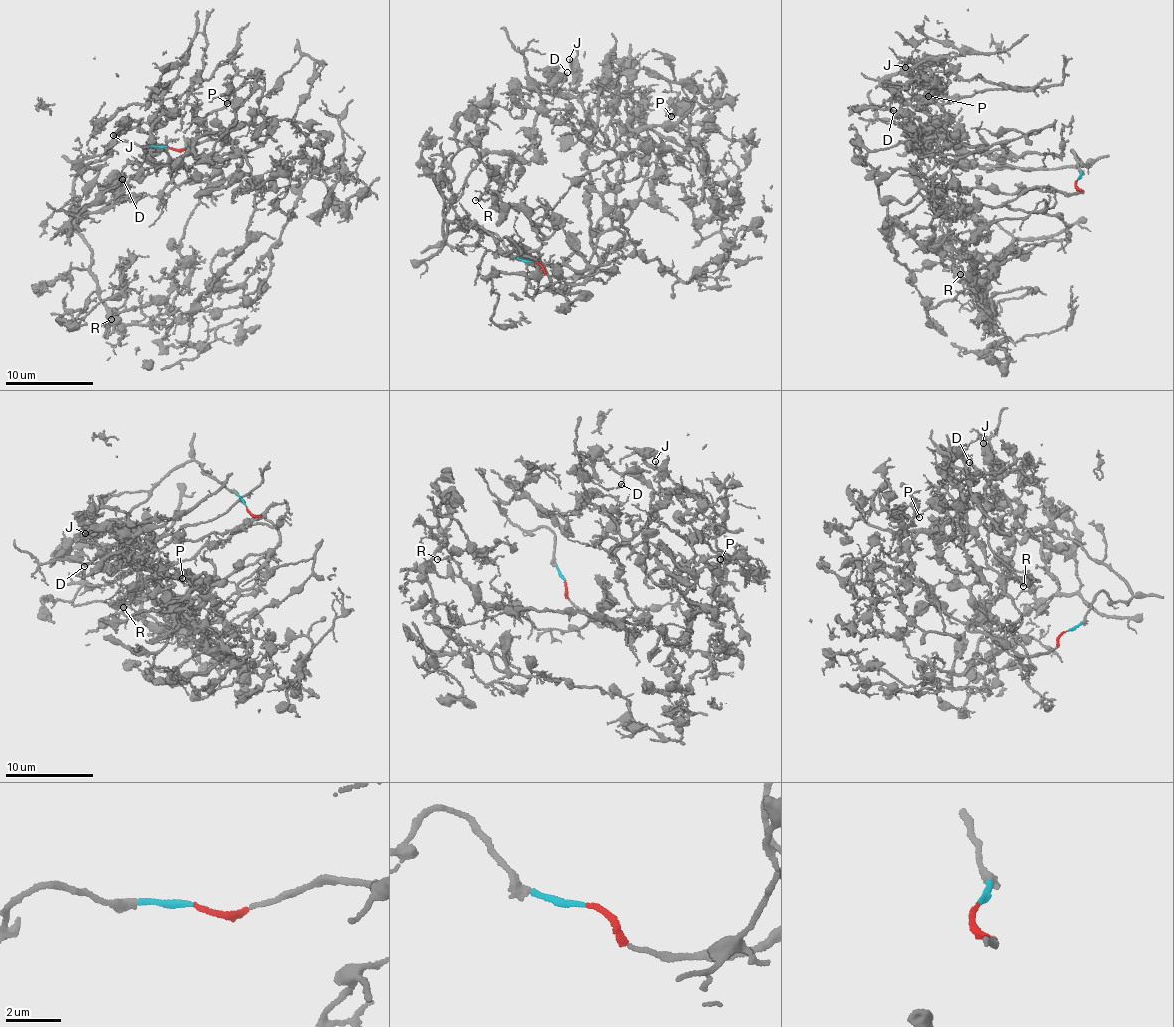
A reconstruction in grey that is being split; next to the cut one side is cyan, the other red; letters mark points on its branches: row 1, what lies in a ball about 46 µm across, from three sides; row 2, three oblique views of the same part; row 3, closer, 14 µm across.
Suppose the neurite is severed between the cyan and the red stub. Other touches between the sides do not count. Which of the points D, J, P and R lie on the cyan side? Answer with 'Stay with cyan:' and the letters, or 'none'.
Stay with cyan: D, J, P

